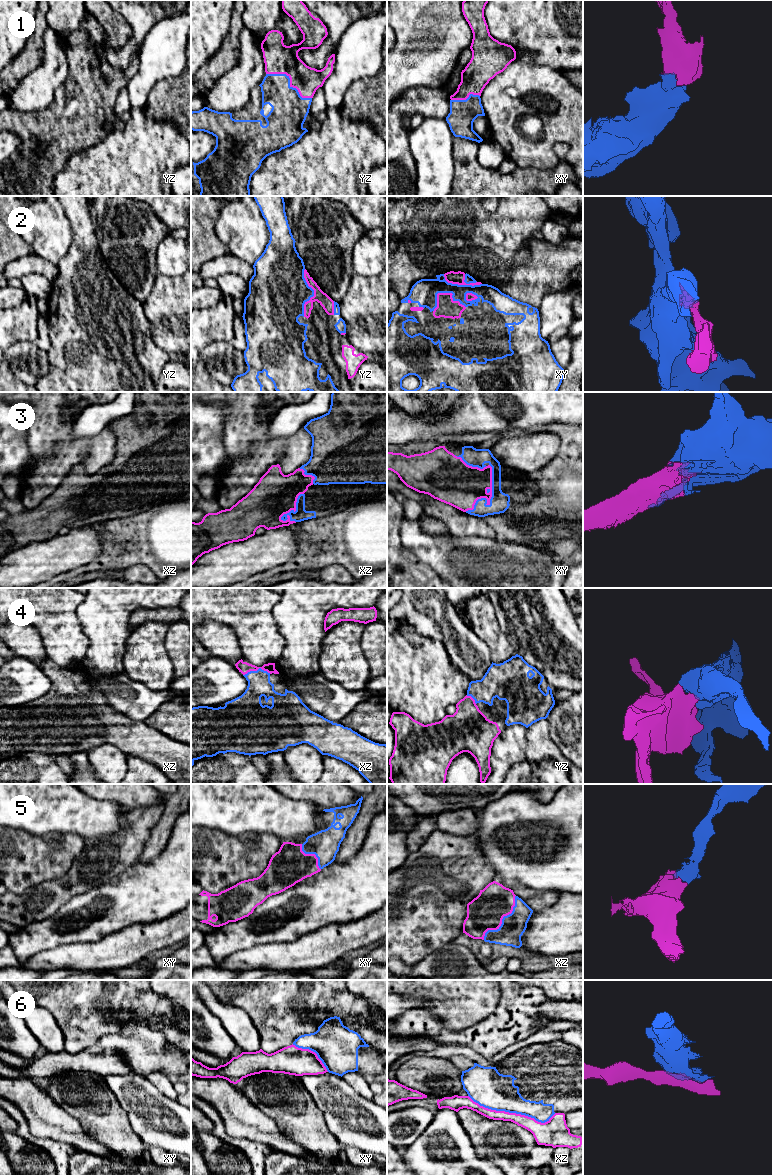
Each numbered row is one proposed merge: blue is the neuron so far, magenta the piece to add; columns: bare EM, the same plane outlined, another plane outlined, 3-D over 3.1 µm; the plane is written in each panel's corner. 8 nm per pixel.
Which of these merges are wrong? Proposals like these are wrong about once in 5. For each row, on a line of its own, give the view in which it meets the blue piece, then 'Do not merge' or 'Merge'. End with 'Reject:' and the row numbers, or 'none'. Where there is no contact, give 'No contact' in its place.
1: Touches blue in yz. Merge
2: Touches blue in xy. Merge
3: Touches blue in xy. Merge
4: Touches blue in xz. Merge
5: Touches blue in xz. Merge
6: Touches blue in xz. Do not merge
Reject: 6

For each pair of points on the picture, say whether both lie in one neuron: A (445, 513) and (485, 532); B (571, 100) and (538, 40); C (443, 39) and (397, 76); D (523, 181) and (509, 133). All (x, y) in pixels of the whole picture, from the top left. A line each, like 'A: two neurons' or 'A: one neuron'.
A: one neuron
B: two neurons
C: one neuron
D: two neurons

